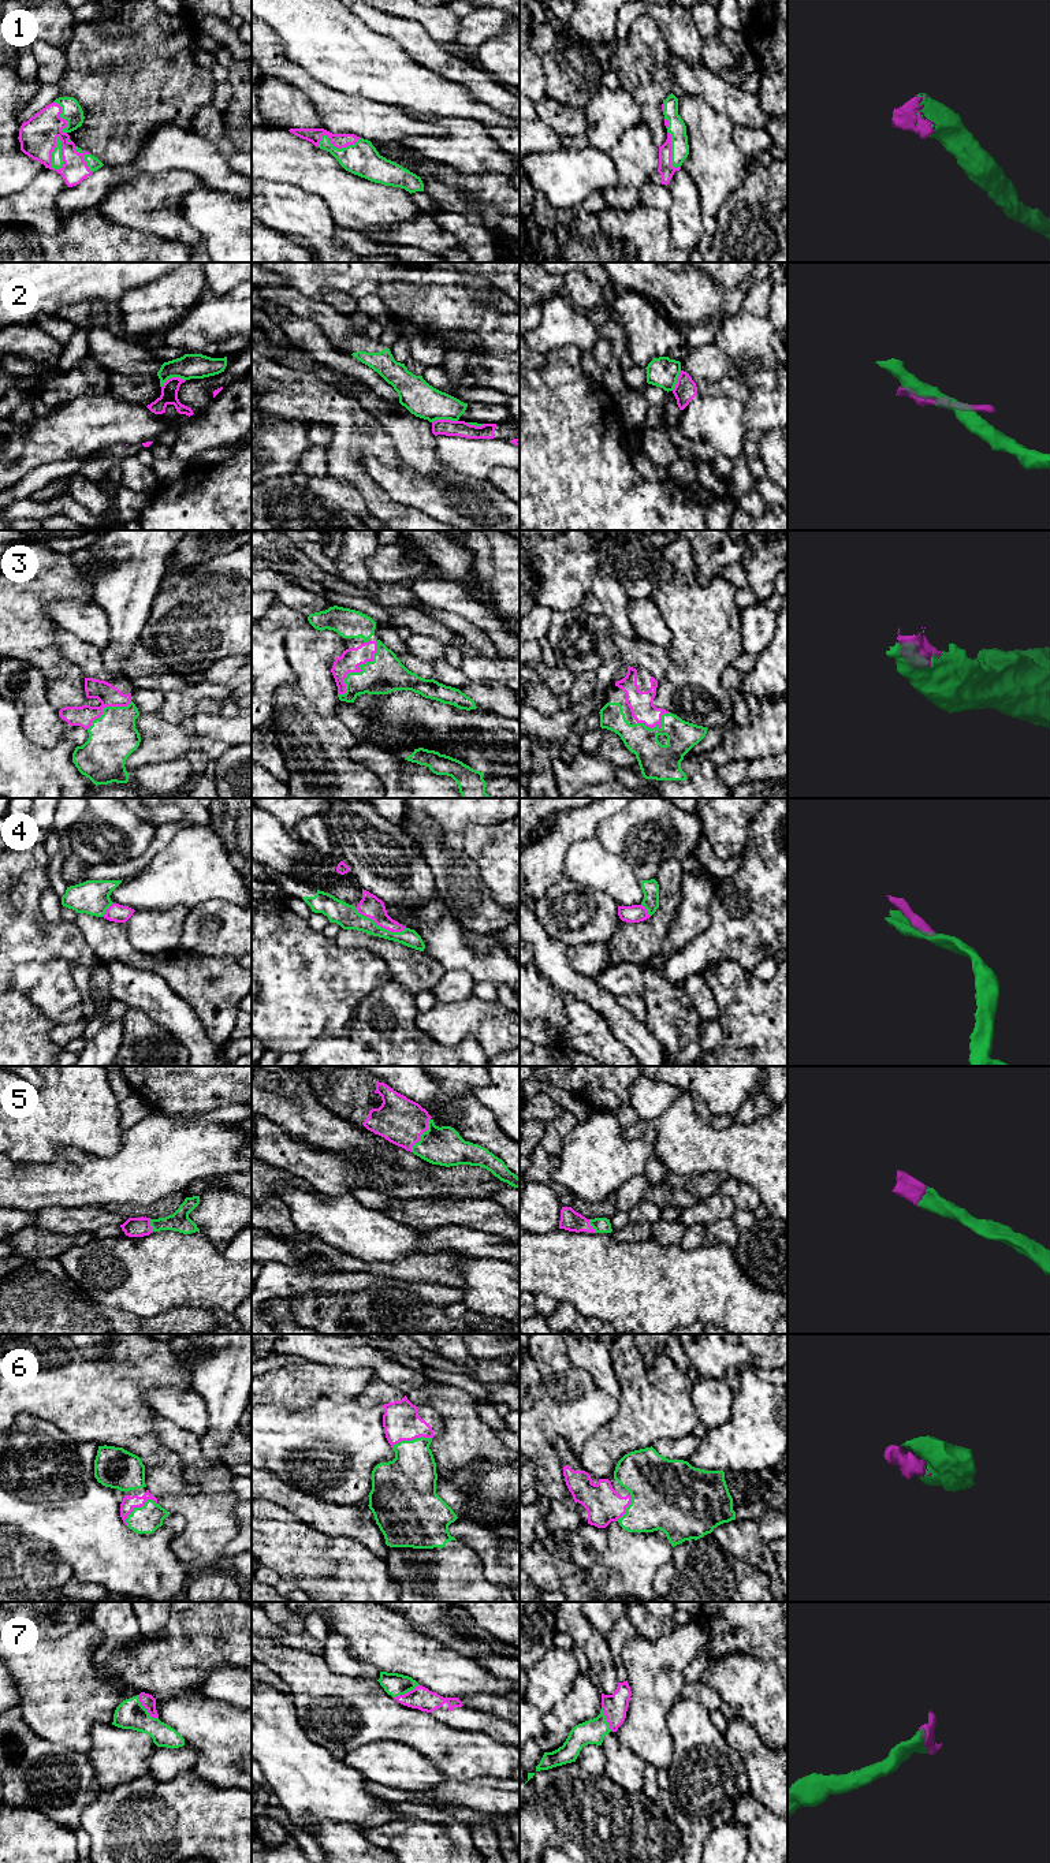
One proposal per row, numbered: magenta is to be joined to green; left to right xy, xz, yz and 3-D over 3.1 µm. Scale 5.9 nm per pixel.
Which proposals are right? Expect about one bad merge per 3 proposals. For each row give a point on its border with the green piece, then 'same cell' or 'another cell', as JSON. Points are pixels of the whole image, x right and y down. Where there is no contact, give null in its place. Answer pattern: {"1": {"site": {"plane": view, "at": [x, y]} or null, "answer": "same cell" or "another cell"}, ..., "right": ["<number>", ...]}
{"1": {"site": {"plane": "xy", "at": [52, 153]}, "answer": "same cell"}, "2": {"site": {"plane": "xy", "at": [172, 376]}, "answer": "another cell"}, "3": {"site": {"plane": "xz", "at": [358, 673]}, "answer": "same cell"}, "4": {"site": {"plane": "xz", "at": [380, 927]}, "answer": "same cell"}, "5": {"site": {"plane": "xz", "at": [421, 1135]}, "answer": "same cell"}, "6": {"site": {"plane": "xy", "at": [137, 1508]}, "answer": "same cell"}, "7": {"site": {"plane": "xy", "at": [145, 1709]}, "answer": "same cell"}, "right": ["1", "3", "4", "5", "6", "7"]}

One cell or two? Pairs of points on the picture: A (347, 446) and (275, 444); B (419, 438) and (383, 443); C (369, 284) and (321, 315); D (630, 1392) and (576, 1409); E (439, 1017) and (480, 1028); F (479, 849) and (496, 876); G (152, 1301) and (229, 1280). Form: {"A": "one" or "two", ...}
{"A": "two", "B": "two", "C": "two", "D": "two", "E": "one", "F": "one", "G": "one"}

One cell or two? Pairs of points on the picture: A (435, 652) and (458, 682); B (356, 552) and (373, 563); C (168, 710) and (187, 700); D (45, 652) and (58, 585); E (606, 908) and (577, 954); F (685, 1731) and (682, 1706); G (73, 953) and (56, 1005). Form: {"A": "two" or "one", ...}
{"A": "two", "B": "two", "C": "one", "D": "one", "E": "two", "F": "one", "G": "one"}

